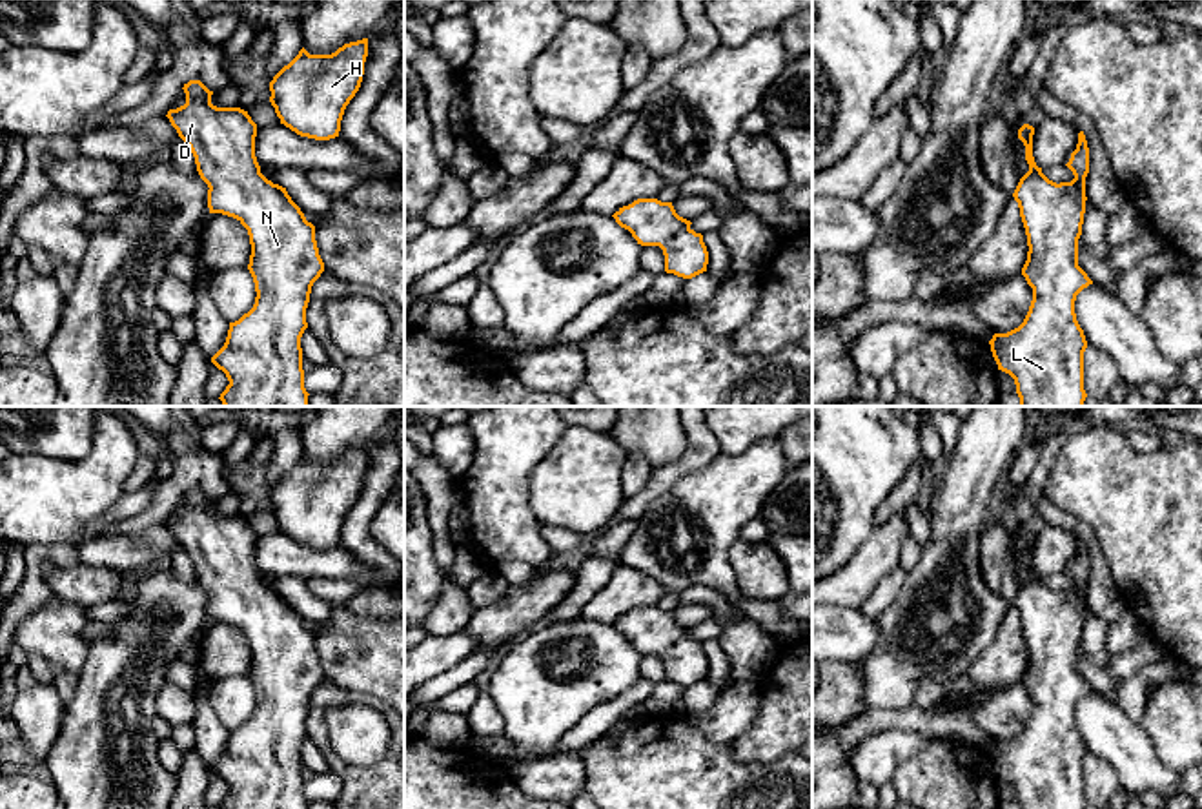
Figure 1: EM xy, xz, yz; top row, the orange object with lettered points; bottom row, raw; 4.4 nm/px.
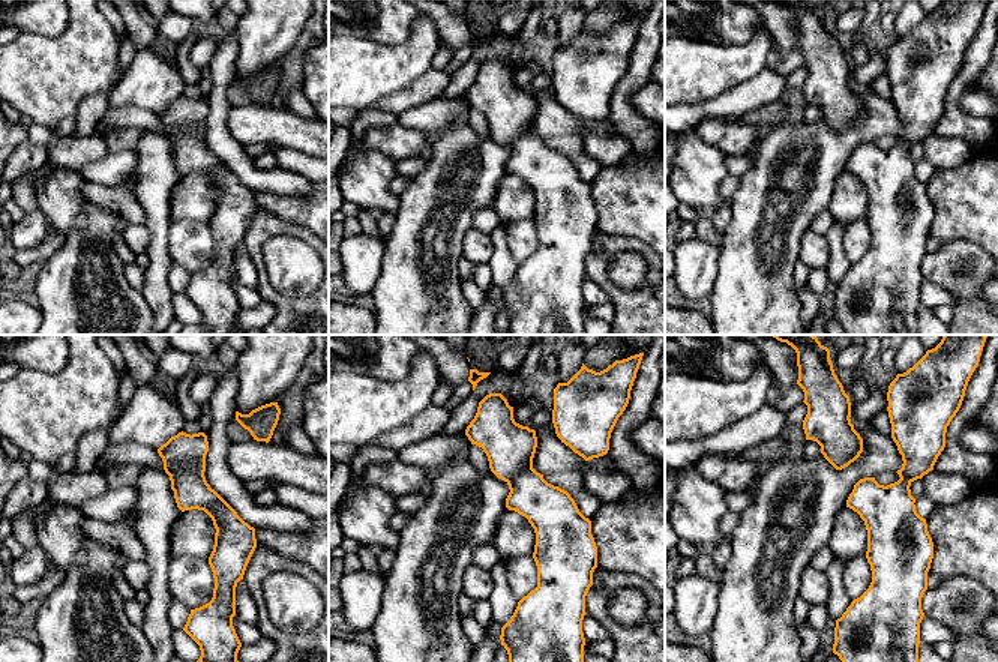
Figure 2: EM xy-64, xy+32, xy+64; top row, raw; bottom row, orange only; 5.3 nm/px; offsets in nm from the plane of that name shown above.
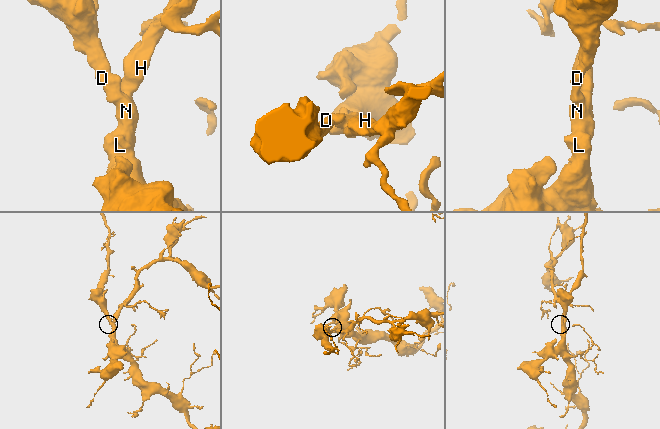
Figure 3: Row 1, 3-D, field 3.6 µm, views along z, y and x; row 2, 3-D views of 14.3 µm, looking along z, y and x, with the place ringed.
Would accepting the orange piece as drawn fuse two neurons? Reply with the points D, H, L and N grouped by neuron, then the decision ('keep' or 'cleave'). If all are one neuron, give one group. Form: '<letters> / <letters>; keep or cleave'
D H L N; keep

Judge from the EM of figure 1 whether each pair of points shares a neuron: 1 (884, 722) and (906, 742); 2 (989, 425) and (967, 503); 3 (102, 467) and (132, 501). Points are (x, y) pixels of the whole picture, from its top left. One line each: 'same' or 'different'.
1: different
2: same
3: different

